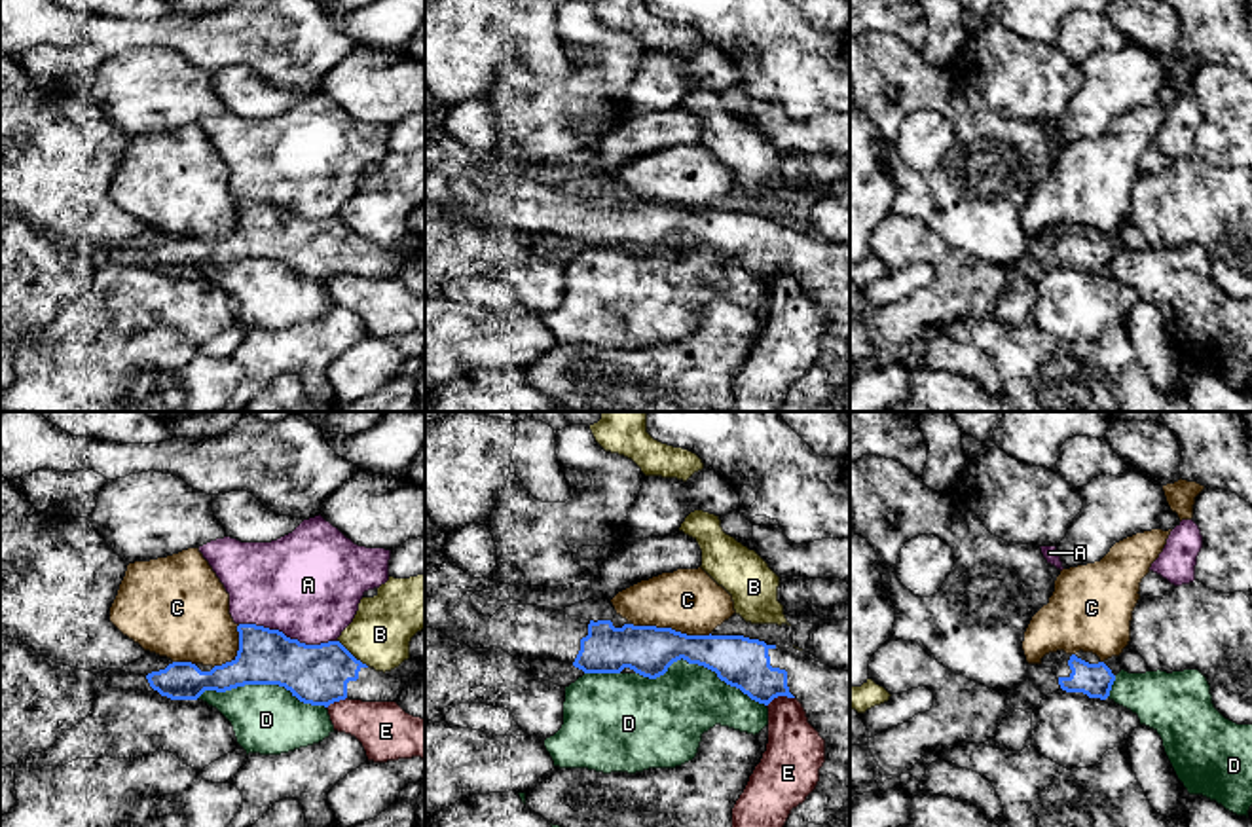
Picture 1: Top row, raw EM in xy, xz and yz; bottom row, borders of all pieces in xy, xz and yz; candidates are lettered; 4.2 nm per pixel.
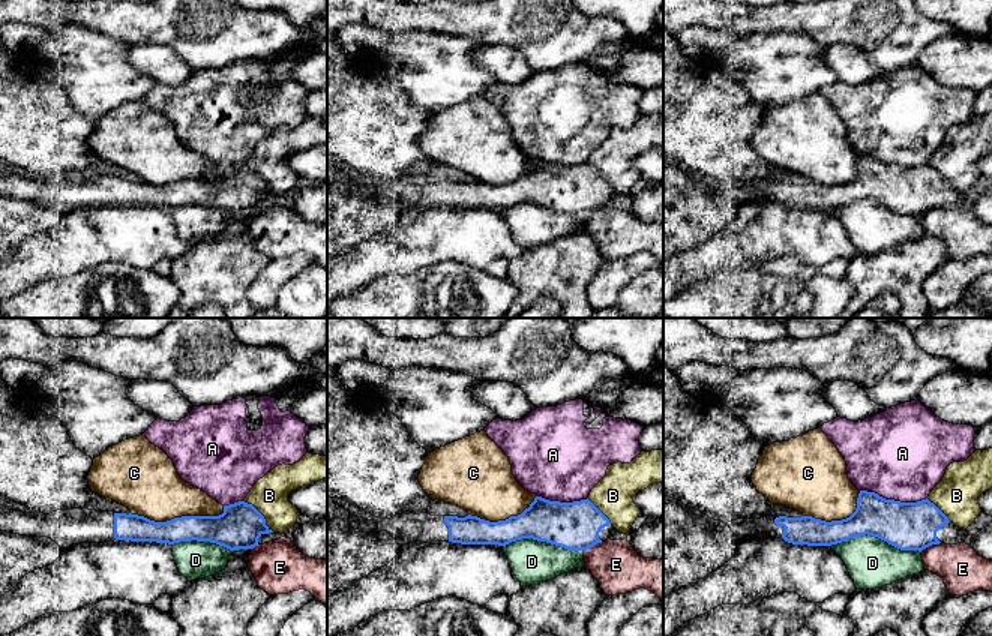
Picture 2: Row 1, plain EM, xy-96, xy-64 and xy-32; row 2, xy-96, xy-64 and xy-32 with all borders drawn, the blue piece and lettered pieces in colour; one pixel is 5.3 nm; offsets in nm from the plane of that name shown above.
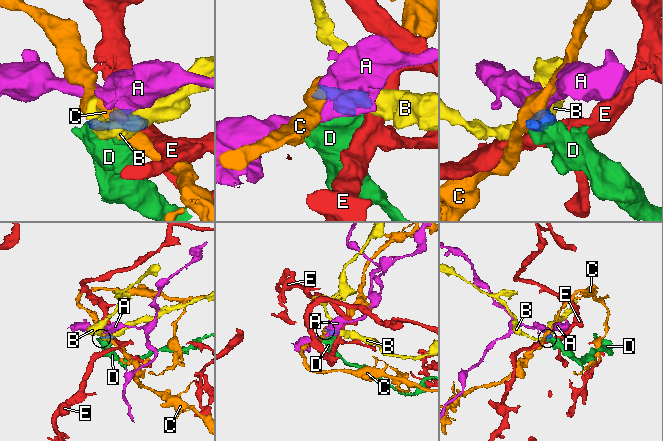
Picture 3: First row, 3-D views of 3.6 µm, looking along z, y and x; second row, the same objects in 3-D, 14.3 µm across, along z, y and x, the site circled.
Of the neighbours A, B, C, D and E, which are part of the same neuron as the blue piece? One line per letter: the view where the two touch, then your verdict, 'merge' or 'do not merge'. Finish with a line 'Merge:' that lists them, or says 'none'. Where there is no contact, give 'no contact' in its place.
A: xy | do not merge
B: xy | do not merge
C: xz | do not merge
D: xz | do not merge
E: xz | do not merge
Merge: none

